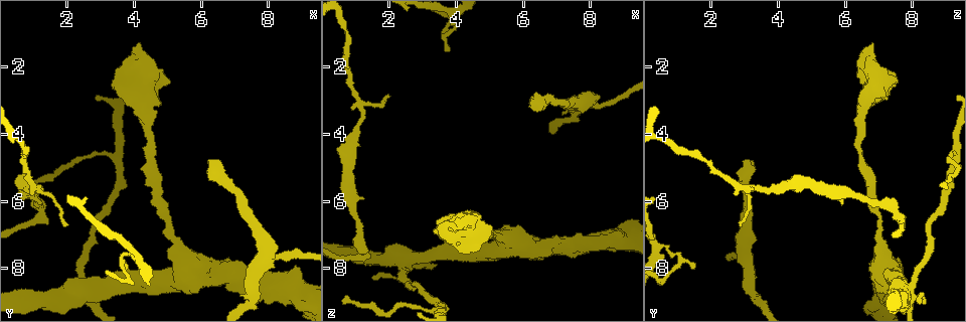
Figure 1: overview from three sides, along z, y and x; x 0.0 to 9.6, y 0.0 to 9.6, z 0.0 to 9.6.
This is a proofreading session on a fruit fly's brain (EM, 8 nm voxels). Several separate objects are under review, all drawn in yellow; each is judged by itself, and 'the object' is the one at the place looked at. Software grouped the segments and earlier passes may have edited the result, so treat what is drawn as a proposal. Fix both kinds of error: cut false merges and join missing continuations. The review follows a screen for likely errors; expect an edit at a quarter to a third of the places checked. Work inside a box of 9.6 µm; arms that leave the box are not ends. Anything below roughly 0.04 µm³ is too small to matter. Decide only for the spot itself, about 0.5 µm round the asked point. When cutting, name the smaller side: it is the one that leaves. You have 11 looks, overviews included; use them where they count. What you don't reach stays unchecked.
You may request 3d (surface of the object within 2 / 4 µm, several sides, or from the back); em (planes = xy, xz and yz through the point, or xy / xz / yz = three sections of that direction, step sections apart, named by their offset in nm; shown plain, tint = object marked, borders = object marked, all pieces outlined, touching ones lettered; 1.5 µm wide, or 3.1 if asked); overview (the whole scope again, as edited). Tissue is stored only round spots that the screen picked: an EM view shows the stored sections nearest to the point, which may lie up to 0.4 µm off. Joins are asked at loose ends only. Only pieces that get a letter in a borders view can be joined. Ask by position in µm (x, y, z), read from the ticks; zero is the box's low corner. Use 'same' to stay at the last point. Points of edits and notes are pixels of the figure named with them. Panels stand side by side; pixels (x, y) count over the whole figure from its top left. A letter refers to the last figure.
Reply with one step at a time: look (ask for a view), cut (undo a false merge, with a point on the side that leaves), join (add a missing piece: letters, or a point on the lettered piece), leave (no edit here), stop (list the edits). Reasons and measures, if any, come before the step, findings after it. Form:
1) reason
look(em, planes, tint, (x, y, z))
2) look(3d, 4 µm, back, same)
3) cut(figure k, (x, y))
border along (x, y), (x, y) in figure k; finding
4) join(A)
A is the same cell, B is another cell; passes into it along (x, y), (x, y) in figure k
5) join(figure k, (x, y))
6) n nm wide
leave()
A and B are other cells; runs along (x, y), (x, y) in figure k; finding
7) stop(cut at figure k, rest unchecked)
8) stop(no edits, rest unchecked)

long arm stops here
look(3d, 4 µm, (6.20, 4.75, 3.00))

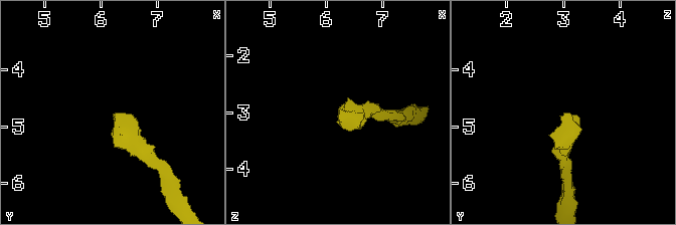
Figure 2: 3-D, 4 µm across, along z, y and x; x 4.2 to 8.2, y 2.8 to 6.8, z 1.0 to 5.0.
look(em, planes, tint, (6.20, 4.75, 3.05))

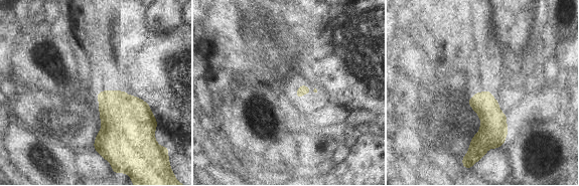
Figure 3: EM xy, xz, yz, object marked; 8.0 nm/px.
what lies round it
look(em, planes, borders, same)

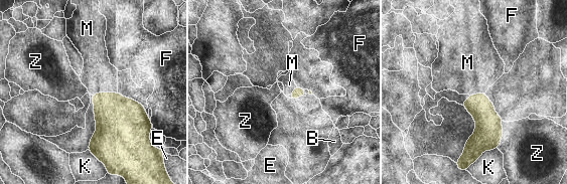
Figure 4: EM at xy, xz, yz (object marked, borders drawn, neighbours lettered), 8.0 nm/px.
join(M)
M is the same cell, B, E, F, K and Z are other cells; it goes on there

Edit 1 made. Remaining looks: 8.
look(overview)

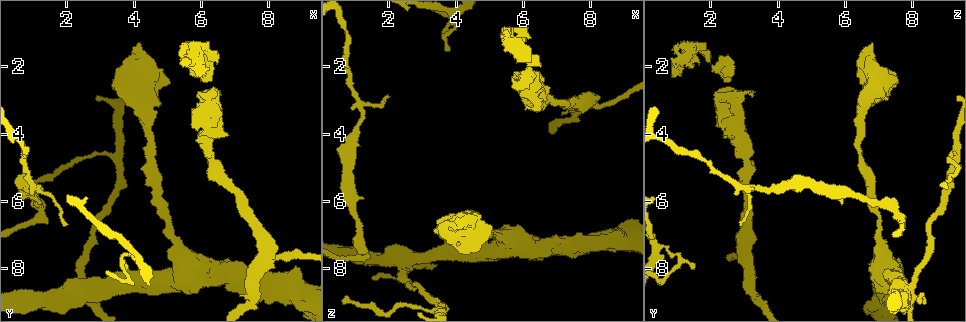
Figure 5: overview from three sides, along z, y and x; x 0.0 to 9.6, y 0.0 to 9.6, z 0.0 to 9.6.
look(em, xz, step 4, plain, (2.45, 8.65, 7.70))

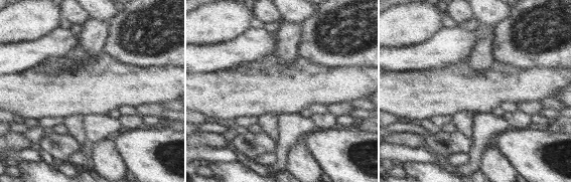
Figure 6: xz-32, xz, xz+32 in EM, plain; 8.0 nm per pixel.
with the object marked
look(em, xz, step 4, tint, same)

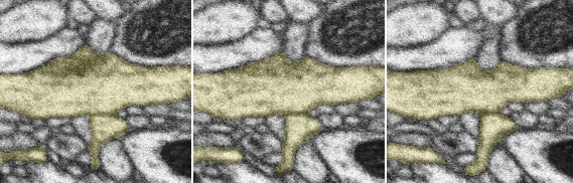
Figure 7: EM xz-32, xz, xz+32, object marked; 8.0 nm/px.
look(em, xz, step 4, borders, same)

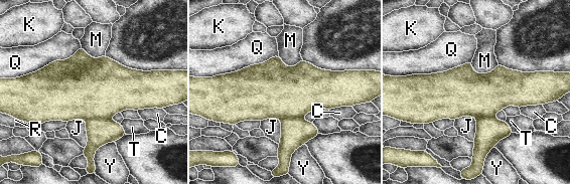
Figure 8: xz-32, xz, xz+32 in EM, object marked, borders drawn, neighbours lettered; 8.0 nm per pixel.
Q touches over 480 nm
cut(figure 8, (100, 132))
C, J, K, M, Q, R, T and Y are other cells; two neurons meet here

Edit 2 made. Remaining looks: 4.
look(overview)

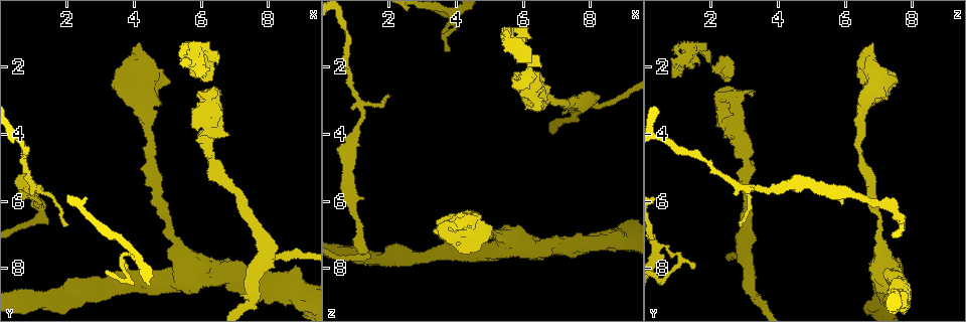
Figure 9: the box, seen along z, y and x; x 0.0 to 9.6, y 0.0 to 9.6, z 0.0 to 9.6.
look(em, planes, tint, (7.85, 7.60, 2.95))

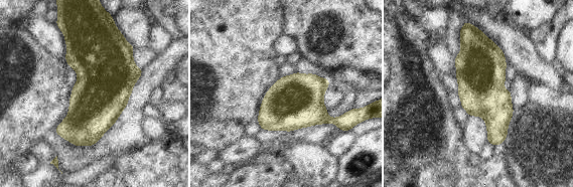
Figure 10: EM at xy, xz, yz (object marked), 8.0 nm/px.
what lies round it
look(em, planes, borders, same)

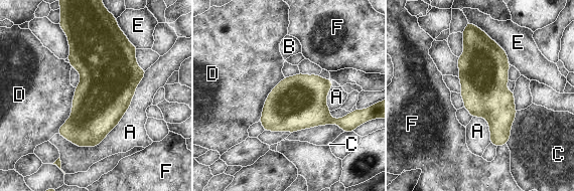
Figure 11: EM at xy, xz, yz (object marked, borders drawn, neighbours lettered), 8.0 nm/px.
A touches over 850 nm
leave()
A, B, C, D, E and F are other cells; all the same neuron

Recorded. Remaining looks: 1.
stop(join at figure 4, cut at figure 8, rest unchecked)

